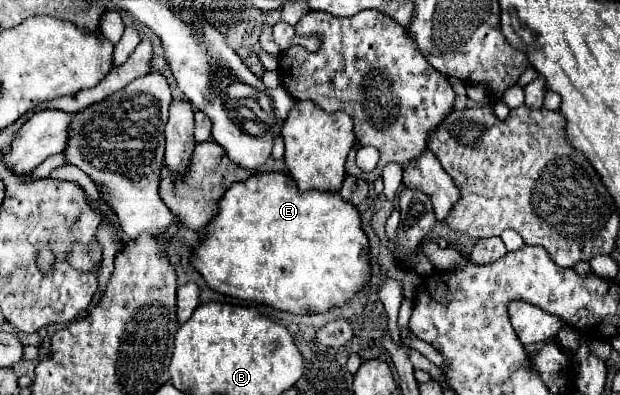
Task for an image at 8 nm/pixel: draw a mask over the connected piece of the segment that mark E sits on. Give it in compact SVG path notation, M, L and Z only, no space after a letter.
M255 173L247 181L233 183L229 187L229 191L225 191L225 195L219 201L219 215L213 219L211 225L207 225L205 239L201 241L201 245L197 247L197 251L193 255L193 265L203 275L207 285L211 289L223 293L223 295L245 299L245 301L265 303L265 305L271 305L273 309L295 313L295 315L315 315L315 313L327 313L333 307L345 305L359 291L363 291L363 287L369 285L369 281L371 281L371 261L369 261L367 253L369 253L369 239L367 239L367 235L361 227L361 215L359 215L357 207L347 203L339 193L323 193L323 191L301 193L291 175L285 175L285 173Z

